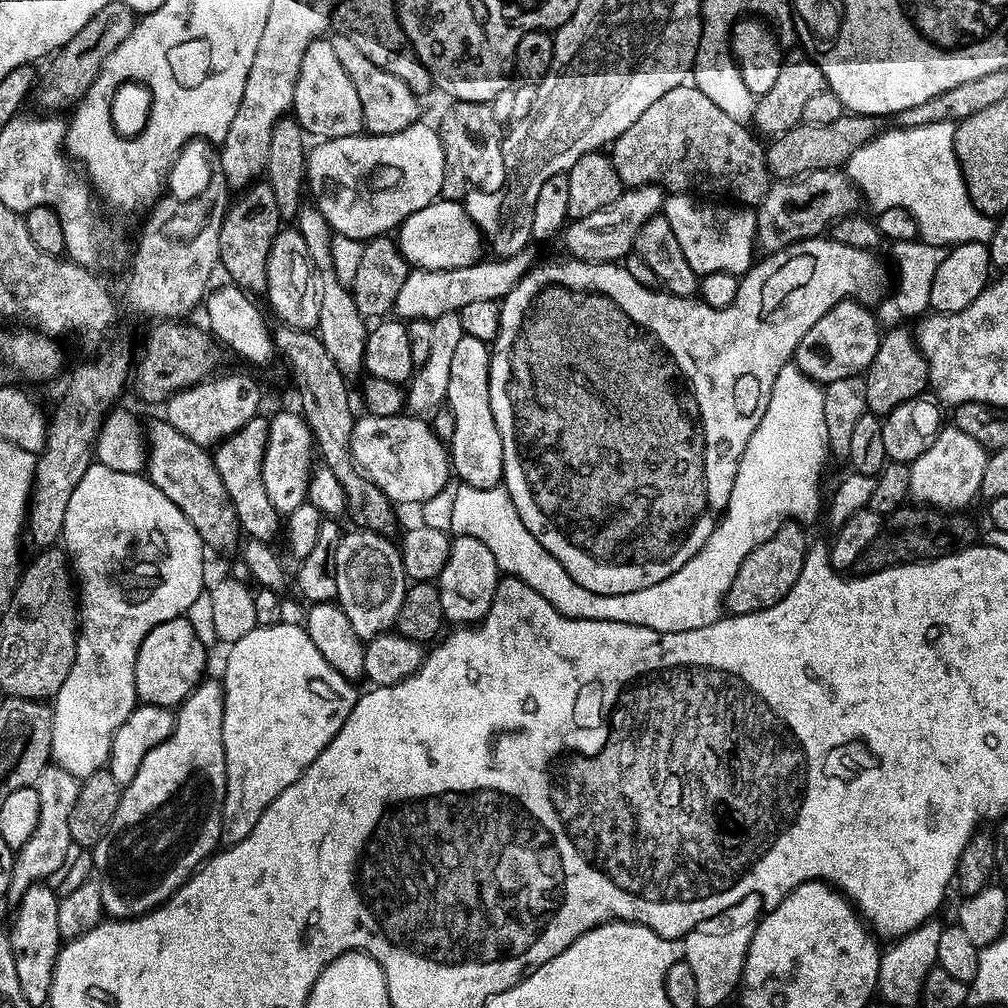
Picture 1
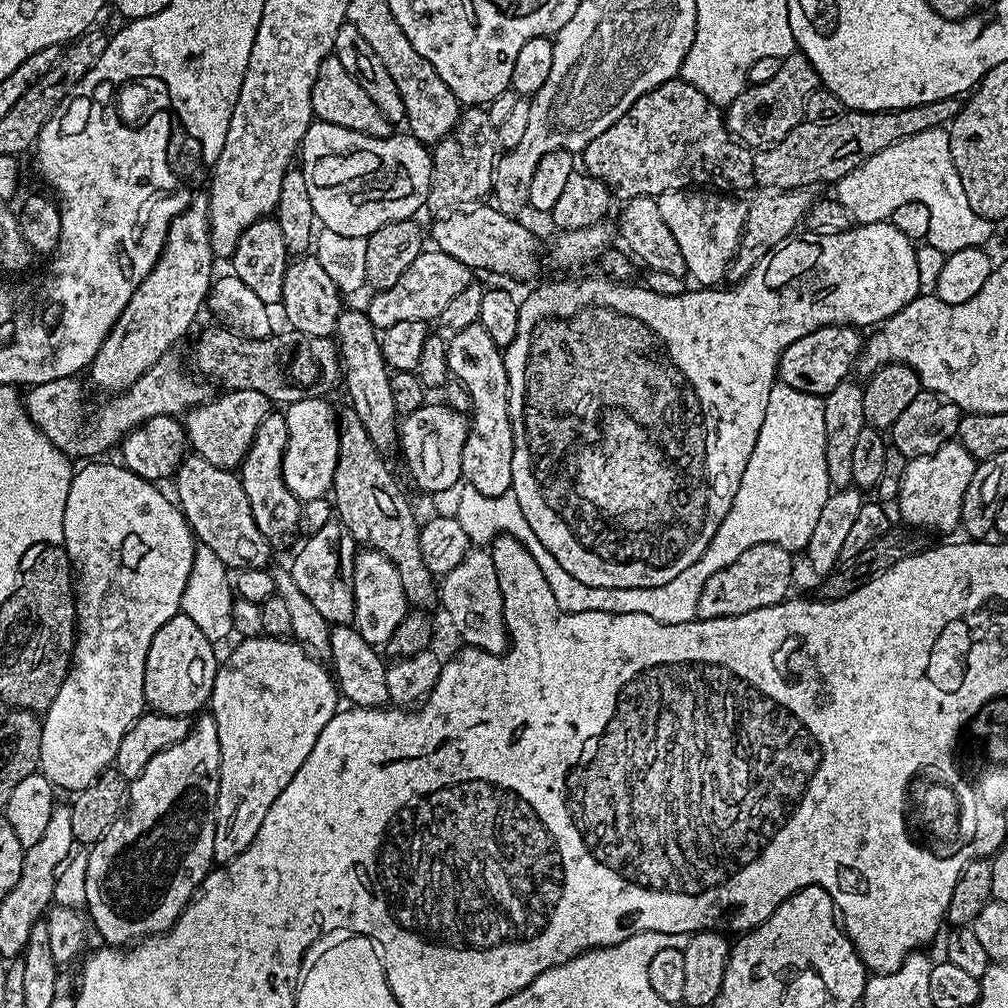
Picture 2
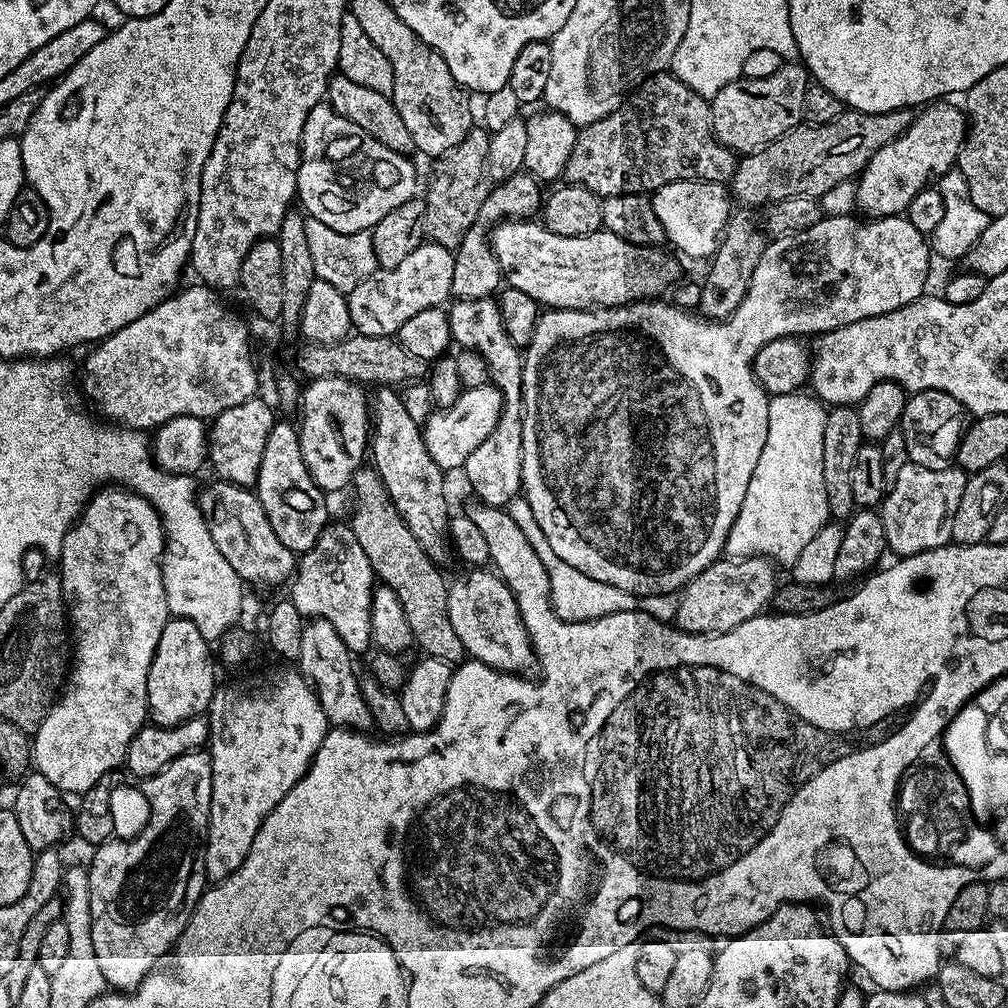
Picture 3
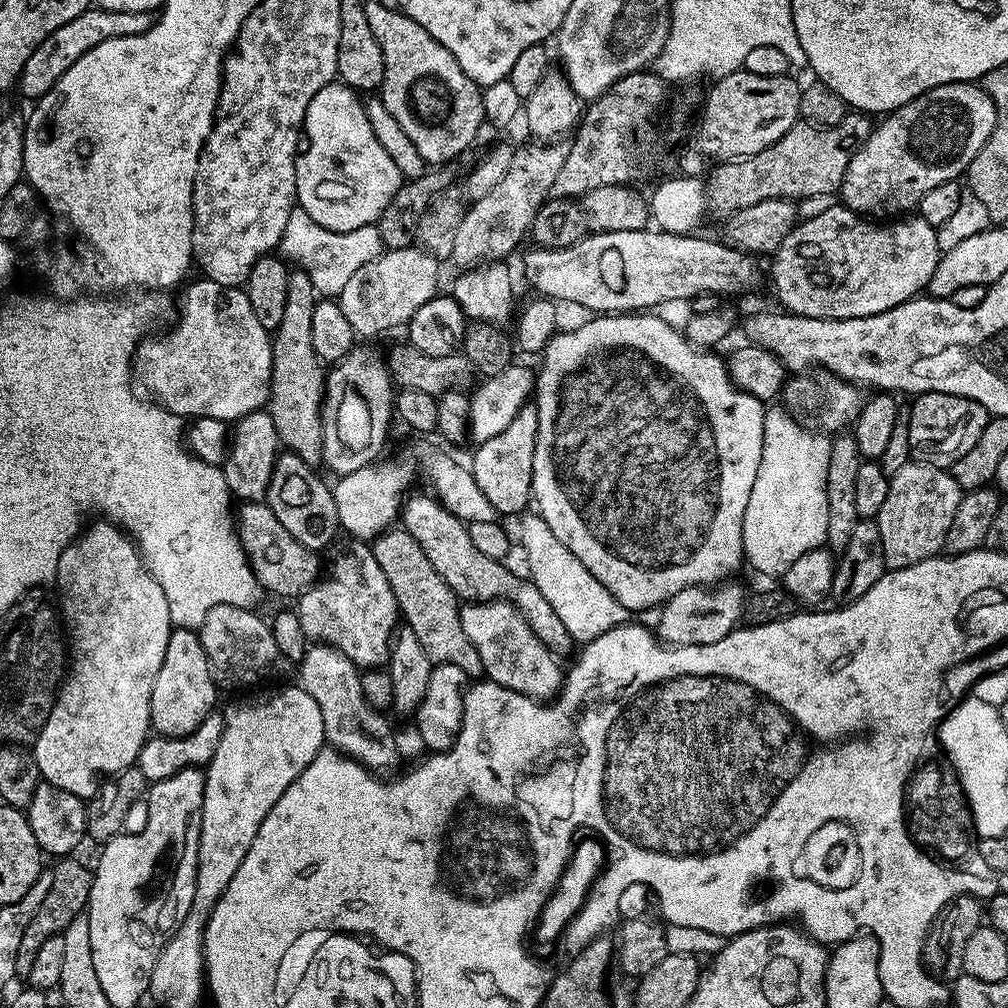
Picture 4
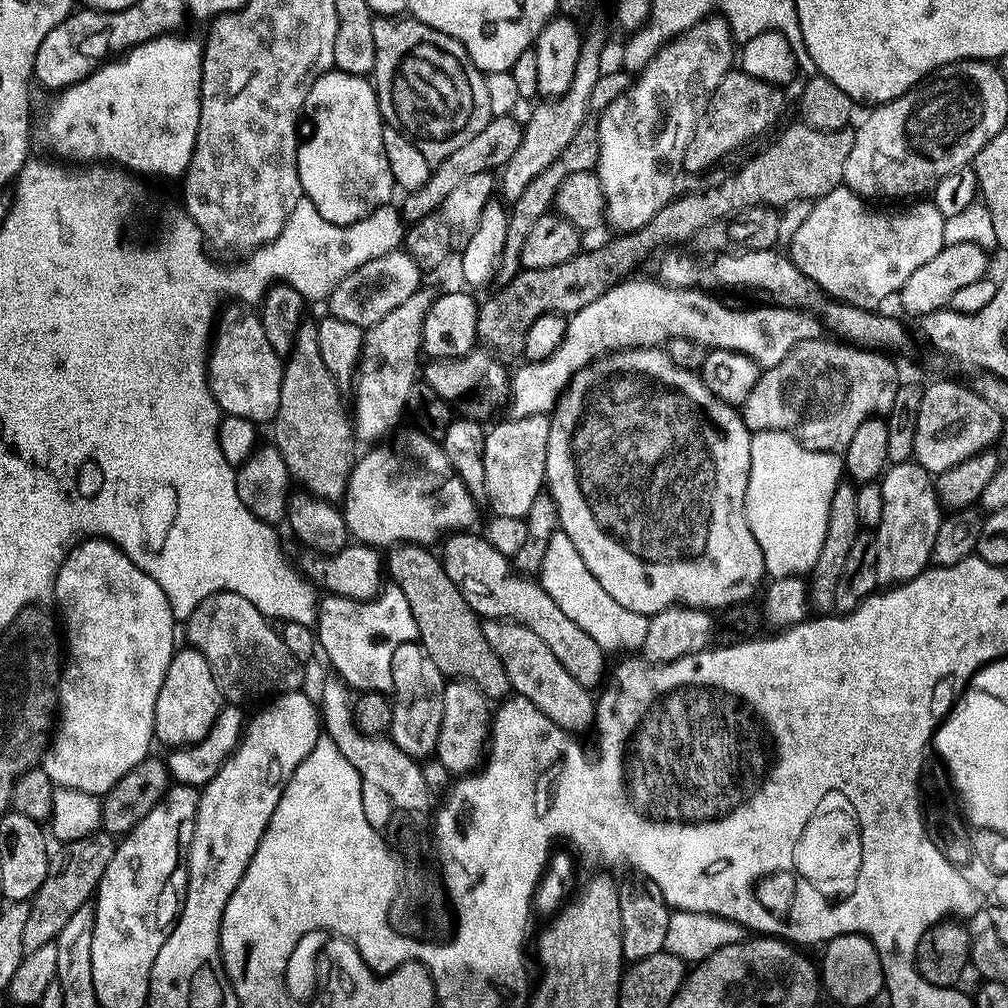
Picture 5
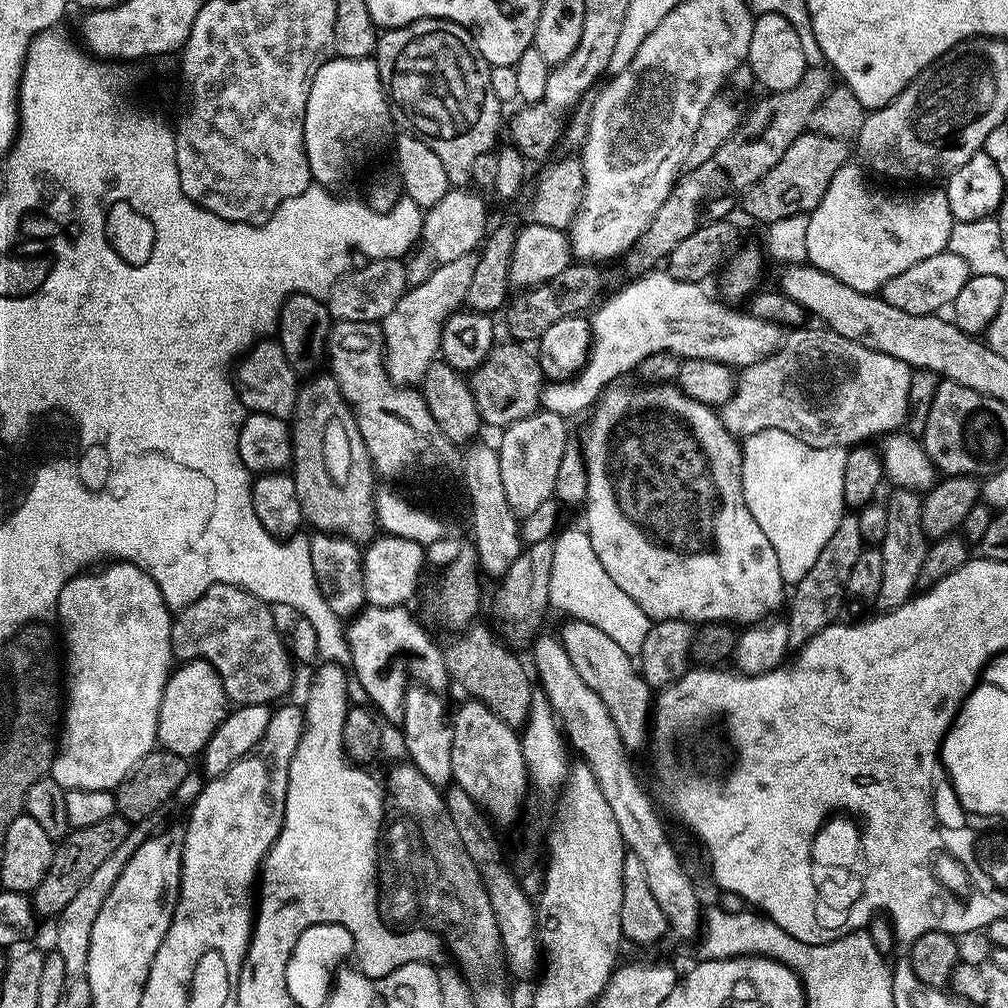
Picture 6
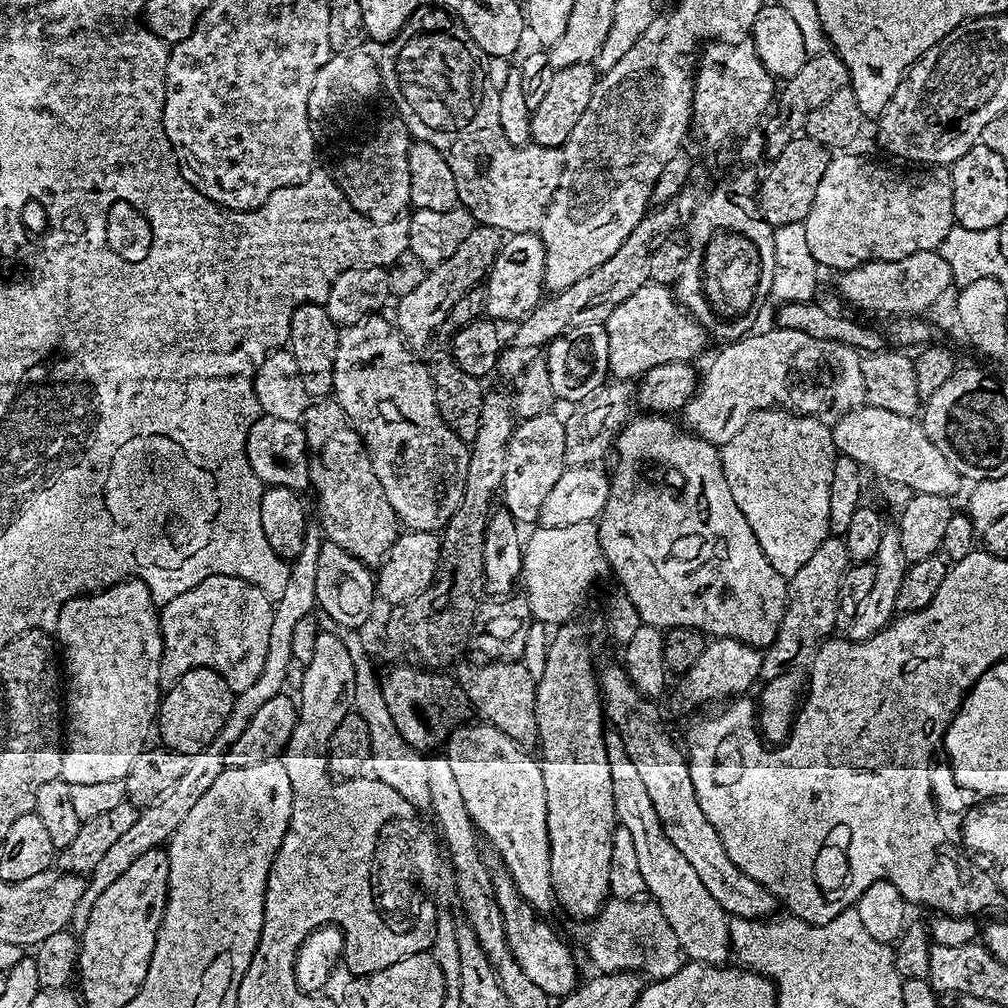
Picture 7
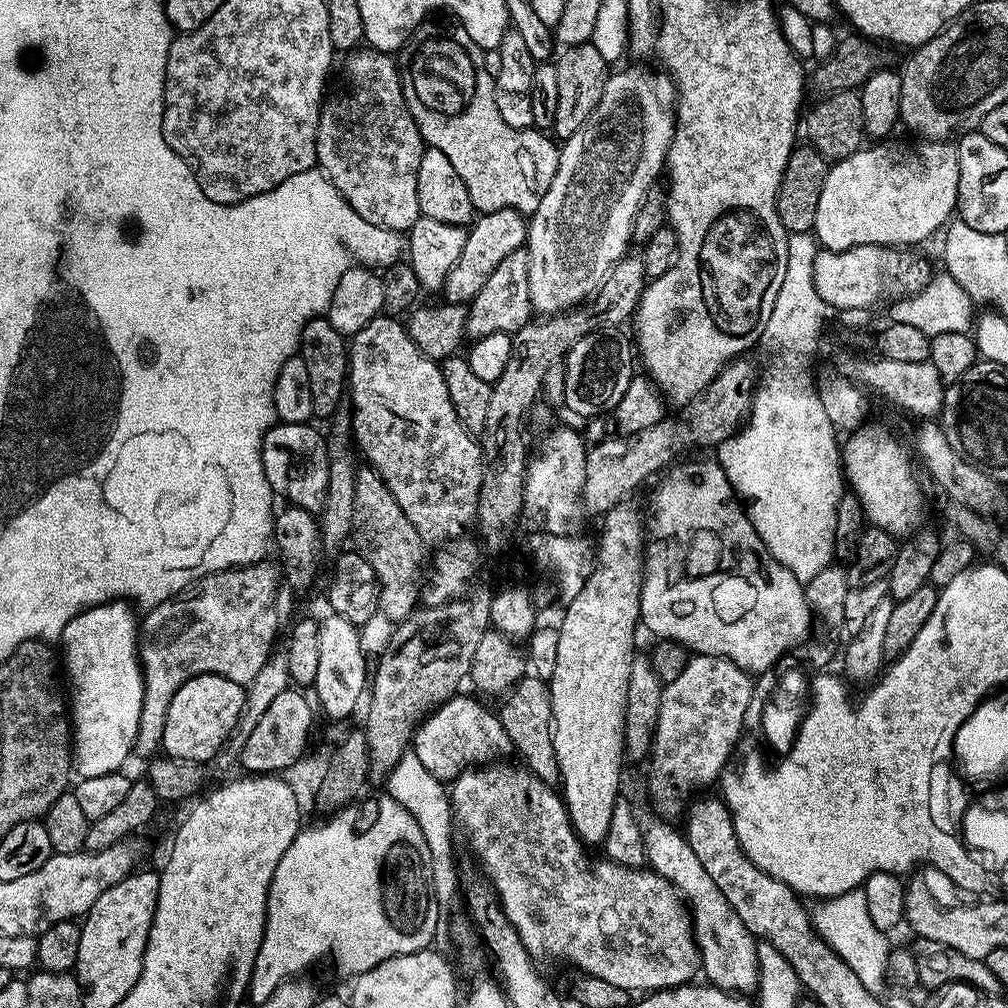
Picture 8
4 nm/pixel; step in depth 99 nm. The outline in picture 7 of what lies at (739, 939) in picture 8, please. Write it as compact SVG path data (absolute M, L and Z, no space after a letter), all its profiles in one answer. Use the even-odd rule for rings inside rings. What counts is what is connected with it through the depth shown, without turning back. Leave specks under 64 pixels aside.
M609 735L608 757L610 758L610 774L614 778L614 806L619 827L630 830L630 838L634 842L634 850L638 853L638 870L642 874L642 882L648 887L647 895L666 914L666 922L670 922L670 930L680 943L680 951L689 961L699 962L704 966L724 966L729 963L730 949L730 917L728 913L714 902L710 890L702 886L702 878L678 854L674 842L666 838L660 825L658 814L654 810L654 802L650 802L649 791L642 782L638 769L627 752L619 735Z

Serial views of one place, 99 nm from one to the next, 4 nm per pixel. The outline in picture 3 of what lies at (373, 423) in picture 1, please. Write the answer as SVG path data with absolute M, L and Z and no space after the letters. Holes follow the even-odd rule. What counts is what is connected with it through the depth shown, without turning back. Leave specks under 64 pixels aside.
M489 382L482 386L465 388L461 392L458 402L449 408L436 408L432 416L422 426L426 450L430 458L443 470L463 469L466 458L490 438L502 414L504 395L500 393L495 384Z

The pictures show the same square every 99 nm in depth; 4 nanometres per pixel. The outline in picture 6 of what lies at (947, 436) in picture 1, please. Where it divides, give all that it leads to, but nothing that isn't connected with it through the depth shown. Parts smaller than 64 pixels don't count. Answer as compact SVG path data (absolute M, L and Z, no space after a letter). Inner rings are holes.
M895 489L890 498L887 497L887 514L889 520L886 525L886 537L883 539L880 549L882 552L882 581L881 589L878 590L874 604L879 611L892 611L900 605L904 605L911 599L919 585L922 562L925 561L928 539L921 524L921 497L917 491L910 489Z

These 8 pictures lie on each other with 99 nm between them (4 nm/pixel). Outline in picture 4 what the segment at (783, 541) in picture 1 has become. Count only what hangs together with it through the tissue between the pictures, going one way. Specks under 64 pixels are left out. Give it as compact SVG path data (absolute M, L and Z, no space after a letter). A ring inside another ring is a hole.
M721 582L715 586L697 586L678 590L660 608L660 621L654 630L661 644L673 648L682 646L710 646L710 642L722 642L736 631L744 614L746 591L740 584Z

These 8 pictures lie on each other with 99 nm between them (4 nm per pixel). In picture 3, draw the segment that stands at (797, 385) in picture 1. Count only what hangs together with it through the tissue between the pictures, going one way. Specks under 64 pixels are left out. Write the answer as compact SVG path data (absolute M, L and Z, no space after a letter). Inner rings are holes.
M807 391L791 392L790 394L778 394L771 397L768 402L768 429L766 430L766 446L762 446L762 454L758 458L758 466L754 466L754 478L750 478L750 486L746 486L746 498L742 502L742 510L738 510L738 518L730 530L728 540L722 545L723 551L732 558L743 558L746 556L762 556L777 565L790 566L798 562L798 554L809 544L810 538L822 530L824 524L829 523L828 503L826 502L826 482L822 482L822 434L826 430L826 418L828 417L825 405L815 395ZM523 495L514 497L506 506L506 511L510 514L510 518L514 518L514 522L518 522L518 526L522 526L522 534L530 538L530 546L534 546L538 558L542 558L542 566L546 566L548 575L548 594L552 598L552 609L564 620L582 622L583 620L597 620L619 612L641 612L650 614L650 618L655 620L675 621L679 604L679 599L675 595L663 592L657 596L635 596L618 590L618 586L598 582L582 574L582 570L574 570L574 566L566 566L566 562L562 562L562 558L558 558L554 550L550 550L550 542L546 542L538 522L532 516L530 502L524 499Z

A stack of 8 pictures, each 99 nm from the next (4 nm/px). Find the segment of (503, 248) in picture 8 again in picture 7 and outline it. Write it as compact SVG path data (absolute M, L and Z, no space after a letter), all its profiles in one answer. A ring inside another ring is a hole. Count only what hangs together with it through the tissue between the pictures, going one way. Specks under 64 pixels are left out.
M473 227L471 234L462 242L462 246L458 246L458 250L454 250L454 254L450 254L446 262L435 265L422 282L422 286L418 286L418 290L399 297L397 304L400 305L396 308L394 323L413 349L420 350L420 347L435 334L436 328L443 326L444 319L455 310L456 303L479 280L481 283L487 277L489 268L500 253L501 243L501 233L496 229Z

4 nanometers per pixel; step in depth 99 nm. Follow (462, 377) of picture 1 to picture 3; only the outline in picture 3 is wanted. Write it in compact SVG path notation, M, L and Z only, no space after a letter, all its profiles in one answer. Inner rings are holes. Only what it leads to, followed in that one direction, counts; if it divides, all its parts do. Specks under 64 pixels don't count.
M495 299L456 300L448 312L450 334L461 349L480 353L486 362L491 383L504 395L502 414L496 429L470 458L466 458L462 475L468 479L470 487L476 491L475 499L481 504L504 508L522 492L522 370L524 357L521 349L510 342L506 326L502 326L500 305Z

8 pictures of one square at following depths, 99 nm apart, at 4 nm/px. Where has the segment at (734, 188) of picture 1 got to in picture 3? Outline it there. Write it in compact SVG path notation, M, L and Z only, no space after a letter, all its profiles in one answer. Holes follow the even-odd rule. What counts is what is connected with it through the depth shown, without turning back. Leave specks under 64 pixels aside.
M665 70L642 81L631 100L614 109L606 118L583 125L577 131L574 150L569 151L570 158L562 170L567 183L586 186L586 190L603 198L622 194L651 194L675 180L709 180L712 184L723 185L731 181L736 173L738 156L714 134L712 105L705 97L699 96L671 71Z

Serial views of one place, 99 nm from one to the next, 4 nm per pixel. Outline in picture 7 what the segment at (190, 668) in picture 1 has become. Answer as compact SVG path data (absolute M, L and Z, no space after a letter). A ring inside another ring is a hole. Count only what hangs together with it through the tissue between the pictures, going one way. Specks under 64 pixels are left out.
M196 668L182 674L173 688L163 693L158 709L158 732L165 745L173 752L197 753L216 732L222 730L232 710L234 693L228 683L214 670Z

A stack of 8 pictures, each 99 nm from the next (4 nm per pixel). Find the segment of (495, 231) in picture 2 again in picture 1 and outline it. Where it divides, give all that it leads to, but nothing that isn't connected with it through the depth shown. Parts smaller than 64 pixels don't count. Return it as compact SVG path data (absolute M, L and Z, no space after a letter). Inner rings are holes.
M438 198L433 204L422 206L422 210L410 214L399 226L398 243L405 262L412 268L458 270L477 263L482 256L480 229L459 200Z

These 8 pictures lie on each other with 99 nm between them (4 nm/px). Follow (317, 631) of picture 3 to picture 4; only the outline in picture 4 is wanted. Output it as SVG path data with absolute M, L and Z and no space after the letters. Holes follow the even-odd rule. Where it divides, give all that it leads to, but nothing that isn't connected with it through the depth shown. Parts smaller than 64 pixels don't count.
M316 642L308 647L306 654L298 661L298 672L300 668L300 680L298 686L302 690L306 690L306 694L310 694L310 698L314 698L314 702L318 702L318 710L322 710L322 726L324 727L324 739L331 747L335 748L337 752L341 752L343 756L349 756L352 760L358 761L369 770L380 770L376 768L392 768L396 762L401 759L398 752L398 746L394 744L394 724L391 724L387 719L389 718L385 713L379 712L377 708L372 708L370 702L366 702L366 694L362 694L362 682L360 681L361 669L358 668L354 662L350 660L344 653L340 653L332 645L325 642Z

